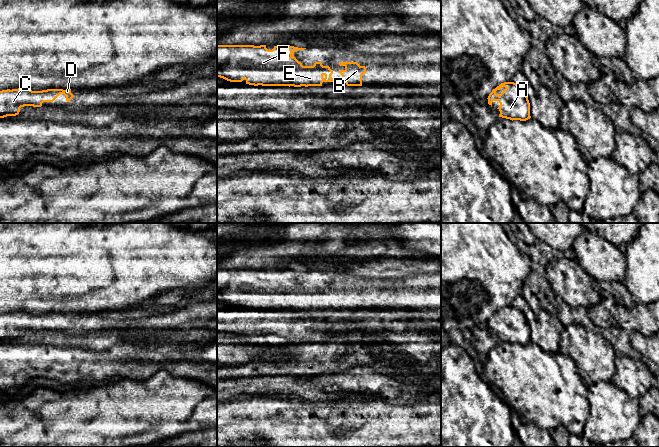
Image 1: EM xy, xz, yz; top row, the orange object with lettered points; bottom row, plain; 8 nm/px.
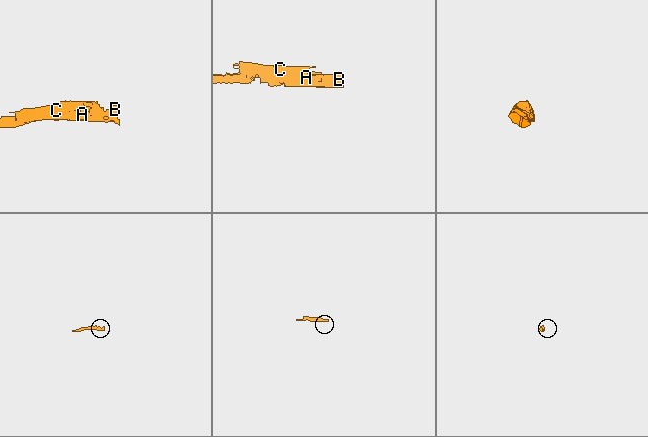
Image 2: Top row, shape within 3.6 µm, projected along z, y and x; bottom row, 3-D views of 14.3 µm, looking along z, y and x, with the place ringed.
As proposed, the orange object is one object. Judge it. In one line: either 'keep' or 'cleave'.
keep

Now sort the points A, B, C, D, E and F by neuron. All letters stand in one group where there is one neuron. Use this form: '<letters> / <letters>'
A B C D E F

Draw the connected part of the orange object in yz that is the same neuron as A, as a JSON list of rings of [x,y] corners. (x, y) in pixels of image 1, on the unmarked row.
[[[504,306],[497,310],[488,320],[488,328],[492,330],[493,325],[500,327],[497,332],[499,341],[526,345],[530,340],[530,327],[525,315],[514,306]]]

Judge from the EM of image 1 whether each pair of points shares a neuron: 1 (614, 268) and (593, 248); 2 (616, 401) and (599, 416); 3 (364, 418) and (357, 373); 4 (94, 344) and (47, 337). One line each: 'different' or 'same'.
1: same
2: same
3: different
4: same

